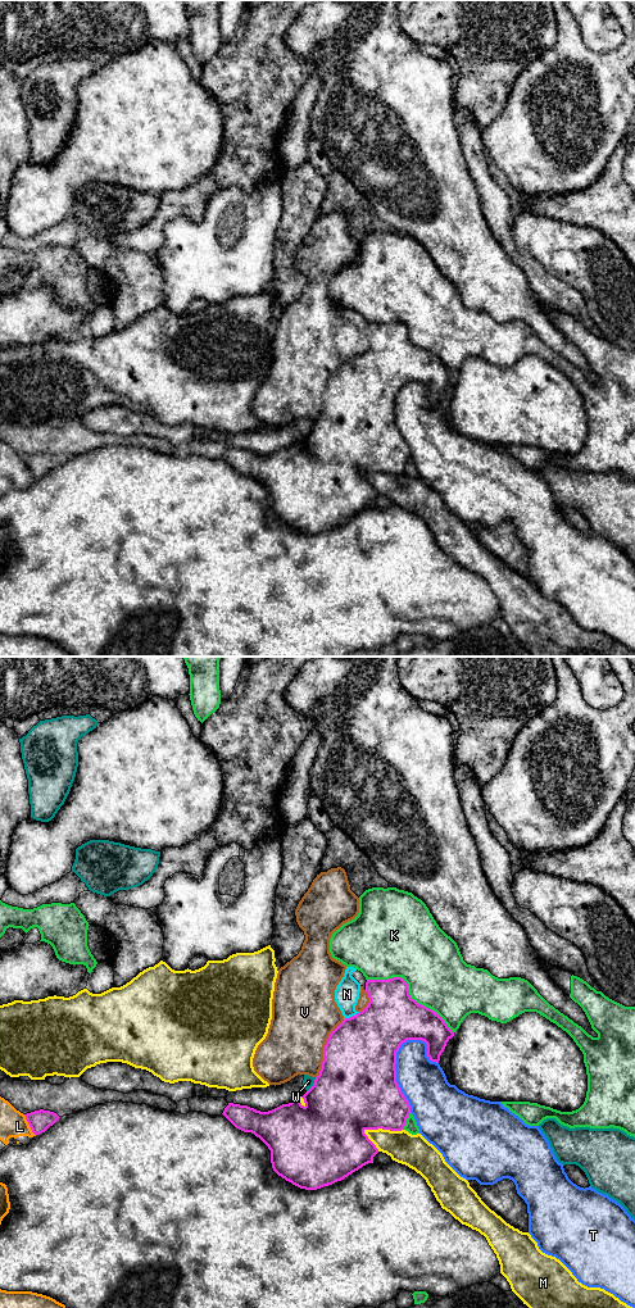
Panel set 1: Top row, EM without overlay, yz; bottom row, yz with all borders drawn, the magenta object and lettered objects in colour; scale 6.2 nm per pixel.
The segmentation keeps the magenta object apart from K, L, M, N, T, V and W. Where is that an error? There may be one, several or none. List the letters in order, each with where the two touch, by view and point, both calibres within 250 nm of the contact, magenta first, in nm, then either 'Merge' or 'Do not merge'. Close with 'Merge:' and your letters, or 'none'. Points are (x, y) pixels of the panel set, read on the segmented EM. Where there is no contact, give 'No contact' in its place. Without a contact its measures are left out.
K: Touches magenta at yz (408, 993). Thickness 340 nm (magenta) against 400 nm. Do not merge
L: Touches magenta at yz (28, 1123). Thickness 140 nm (magenta) against 170 nm. Do not merge
M: Touches magenta at yz (382, 1129). Thickness 440 nm (magenta) against 200 nm. Do not merge
N: Touches magenta at yz (353, 1016). Thickness 440 nm (magenta) against 160 nm. Do not merge
T: Touches magenta at yz (394, 1068). Thickness 480 nm (magenta) against 280 nm. Do not merge
V: Touches magenta at yz (323, 1049). Thickness 460 nm (magenta) against 400 nm. Do not merge
W: Touches magenta at yz (313, 1085). Thickness 480 nm (magenta) against 70 nm. Do not merge
Merge: none

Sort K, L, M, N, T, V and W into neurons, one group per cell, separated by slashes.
K / L / M / N V / T / W

